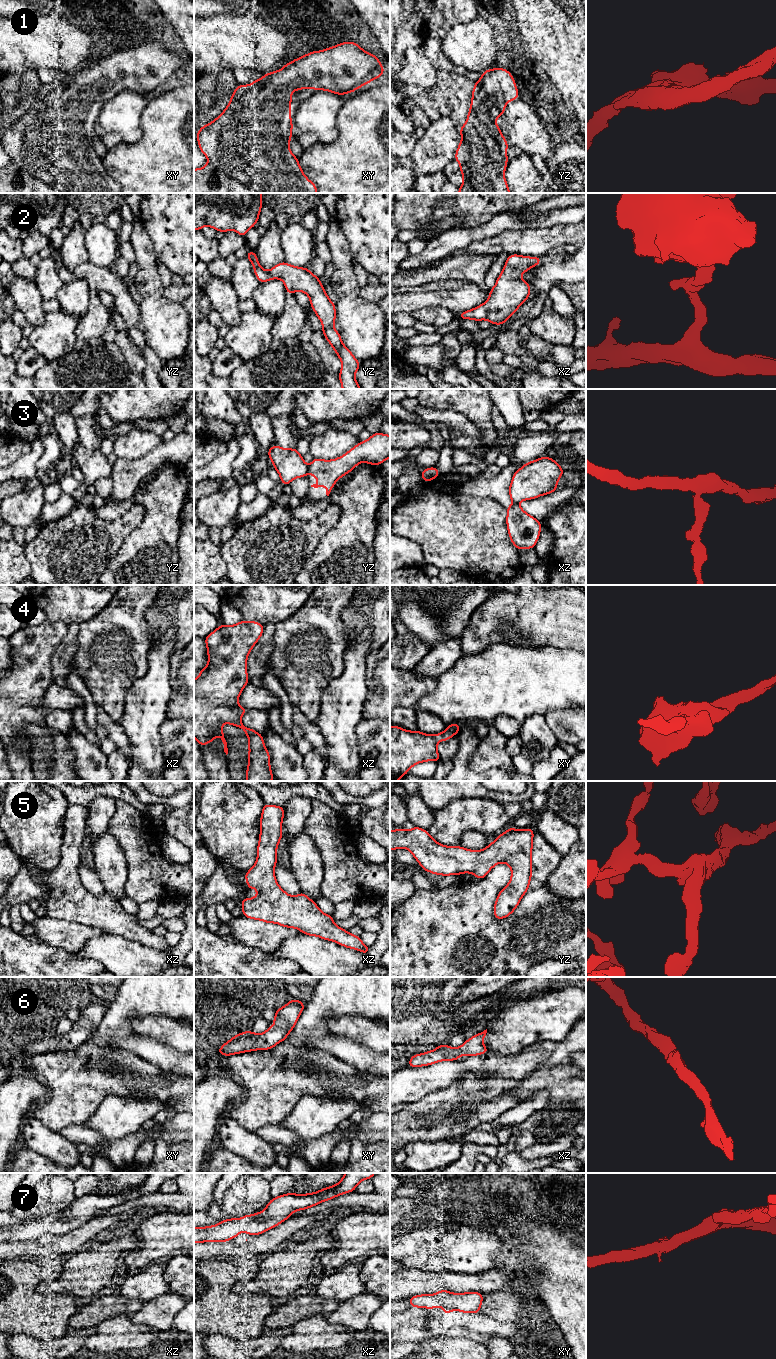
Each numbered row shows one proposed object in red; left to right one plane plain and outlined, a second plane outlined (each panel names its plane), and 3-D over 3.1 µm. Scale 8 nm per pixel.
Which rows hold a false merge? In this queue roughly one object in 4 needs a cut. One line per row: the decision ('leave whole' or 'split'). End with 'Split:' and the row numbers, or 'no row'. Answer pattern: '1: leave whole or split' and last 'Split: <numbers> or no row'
1: leave whole
2: leave whole
3: split
4: leave whole
5: leave whole
6: leave whole
7: leave whole
Split: 3

